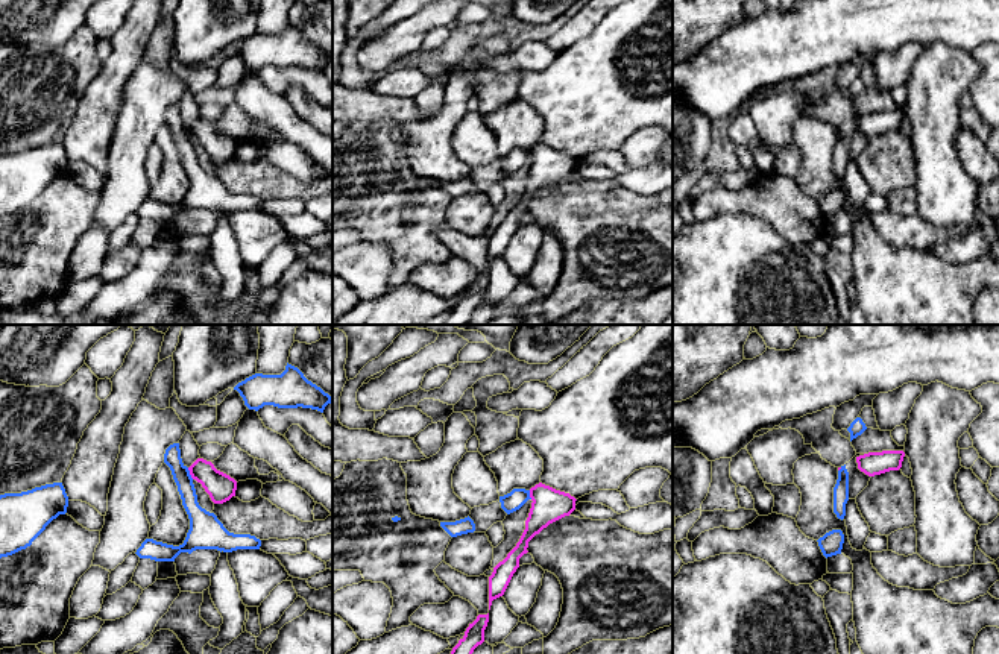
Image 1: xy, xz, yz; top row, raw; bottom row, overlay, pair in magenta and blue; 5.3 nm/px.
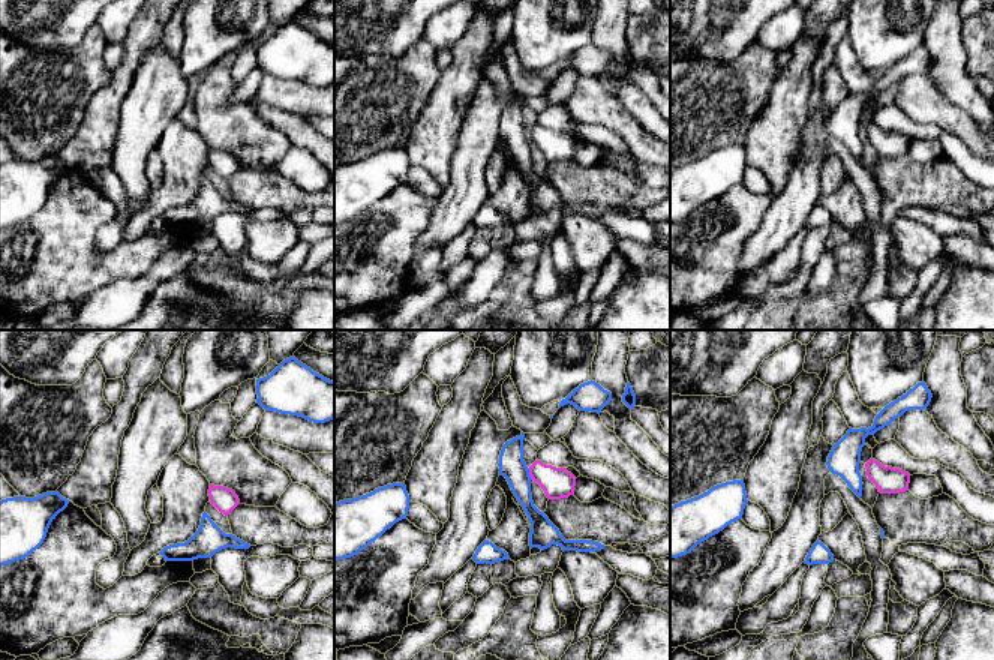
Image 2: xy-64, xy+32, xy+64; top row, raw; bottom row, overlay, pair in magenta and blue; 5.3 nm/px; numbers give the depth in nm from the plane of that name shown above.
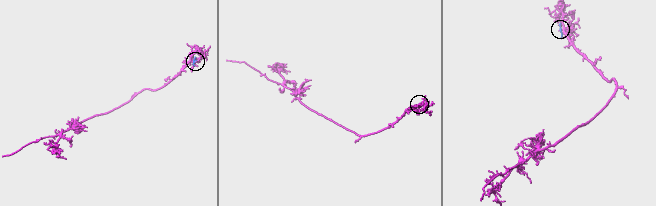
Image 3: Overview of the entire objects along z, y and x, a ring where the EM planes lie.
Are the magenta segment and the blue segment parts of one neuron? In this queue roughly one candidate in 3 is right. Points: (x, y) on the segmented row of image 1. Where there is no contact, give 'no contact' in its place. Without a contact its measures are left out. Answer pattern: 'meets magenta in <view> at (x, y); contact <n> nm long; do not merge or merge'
meets magenta in xy at (190, 474); contact 70 nm long; do not merge

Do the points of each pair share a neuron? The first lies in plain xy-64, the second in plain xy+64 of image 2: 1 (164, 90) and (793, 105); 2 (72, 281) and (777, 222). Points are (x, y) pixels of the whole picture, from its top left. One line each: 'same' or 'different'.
1: different
2: different

